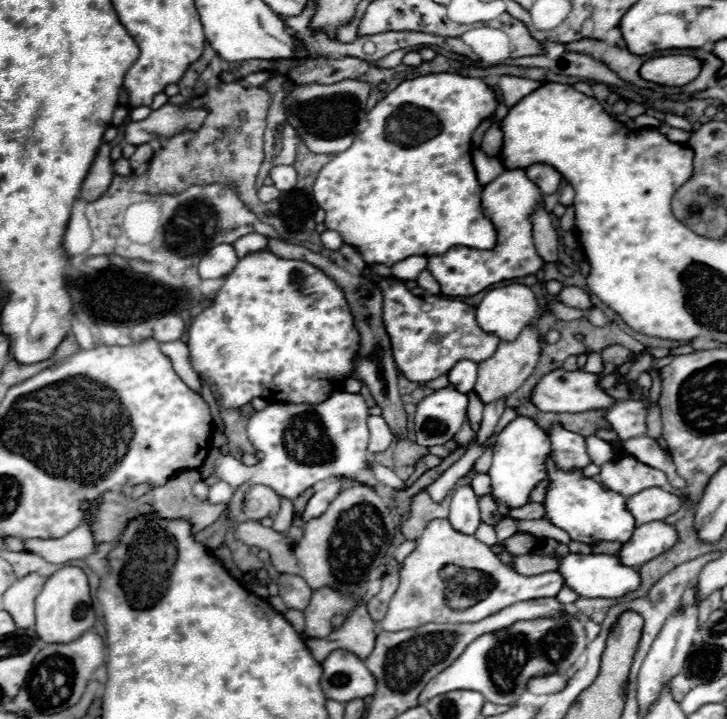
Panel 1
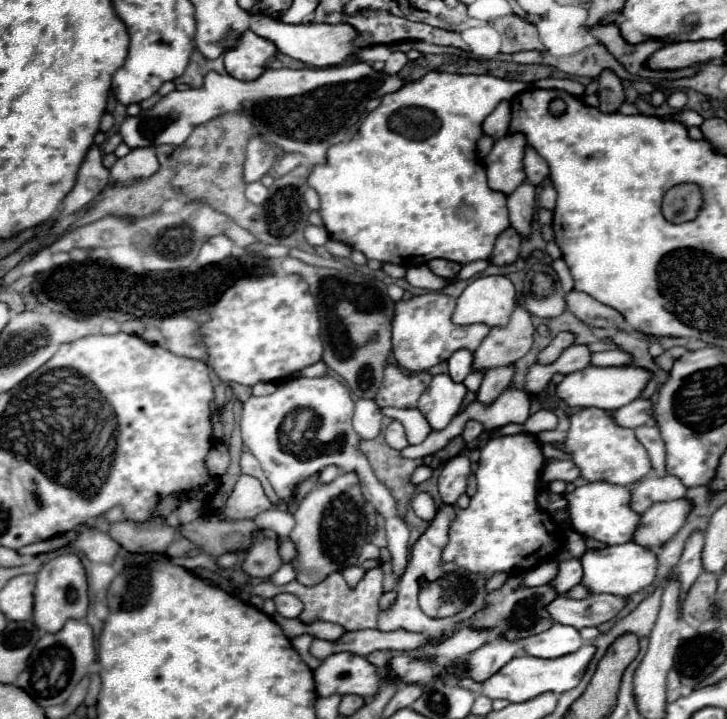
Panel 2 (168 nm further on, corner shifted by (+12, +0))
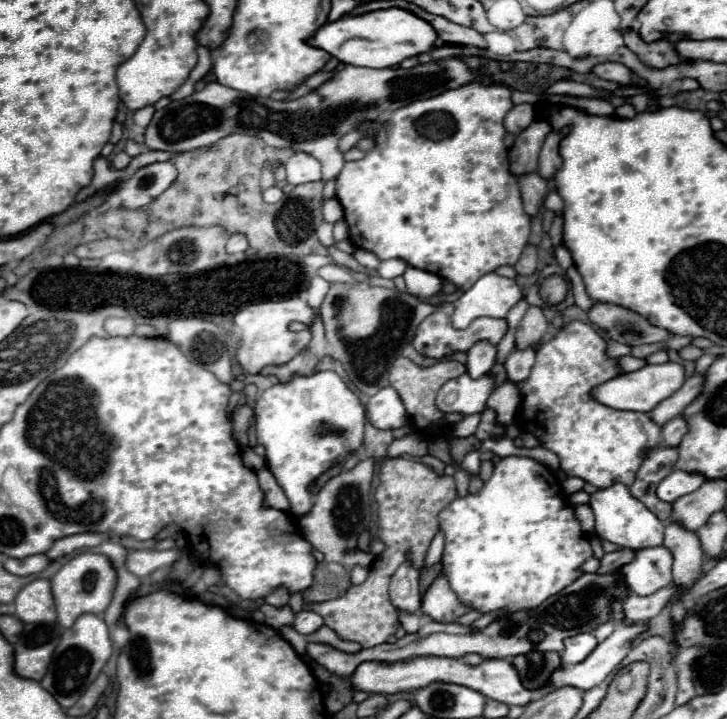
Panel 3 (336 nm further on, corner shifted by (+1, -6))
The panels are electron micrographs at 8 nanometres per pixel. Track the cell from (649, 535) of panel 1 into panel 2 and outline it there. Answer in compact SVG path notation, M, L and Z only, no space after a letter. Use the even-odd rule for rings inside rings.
M686 497L654 503L646 513L642 513L642 523L636 529L634 541L640 541L640 545L648 547L668 543L686 523L686 517L692 509L694 503Z

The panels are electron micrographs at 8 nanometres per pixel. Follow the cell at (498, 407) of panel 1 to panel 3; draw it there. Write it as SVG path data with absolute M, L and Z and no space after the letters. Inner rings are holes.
M529 347L529 349L515 349L507 361L505 361L505 371L507 371L507 379L511 383L523 383L523 379L529 377L531 373L531 367L535 363L535 349Z

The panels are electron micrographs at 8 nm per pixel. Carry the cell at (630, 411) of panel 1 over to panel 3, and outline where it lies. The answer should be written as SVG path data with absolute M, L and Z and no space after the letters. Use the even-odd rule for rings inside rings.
M703 375L689 377L679 391L675 391L671 397L661 401L653 411L649 411L651 421L657 423L657 425L665 425L669 419L681 415L683 409L699 395L701 385L703 385Z

